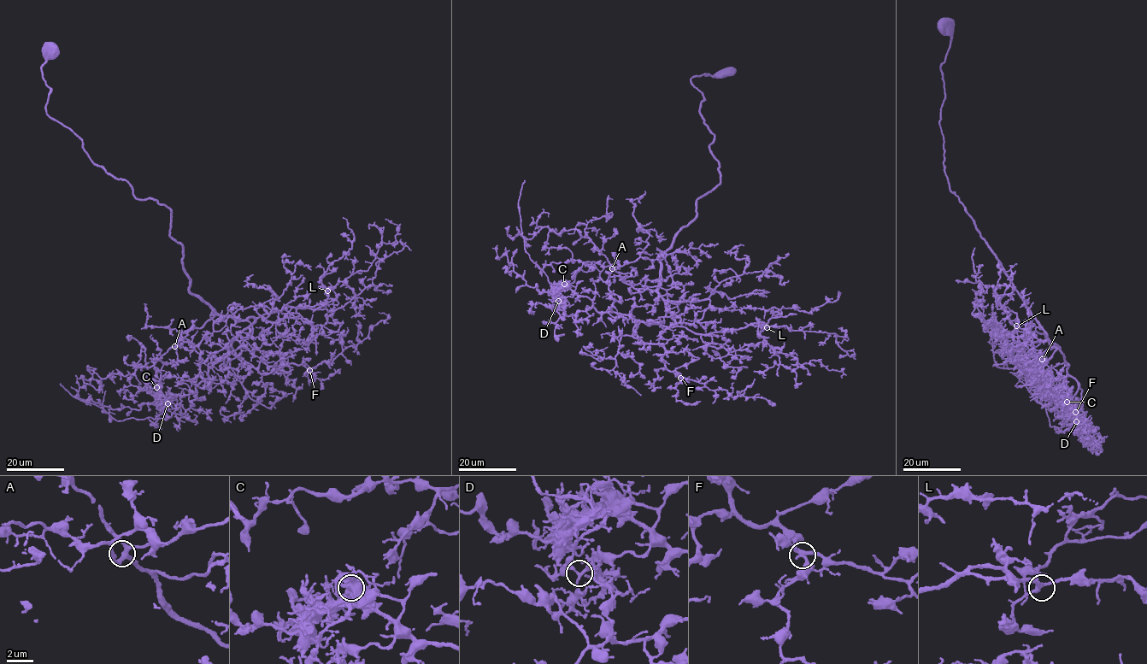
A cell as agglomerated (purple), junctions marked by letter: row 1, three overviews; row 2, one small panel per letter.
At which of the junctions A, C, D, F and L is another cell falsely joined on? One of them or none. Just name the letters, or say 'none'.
C

